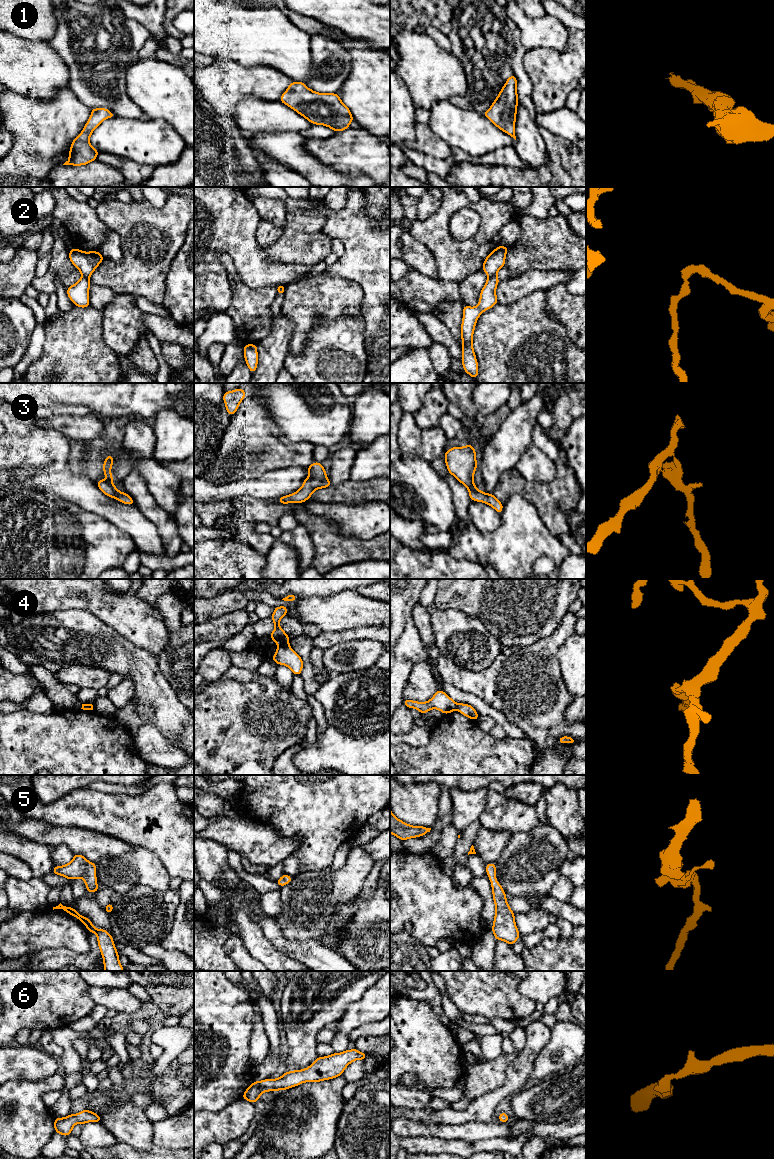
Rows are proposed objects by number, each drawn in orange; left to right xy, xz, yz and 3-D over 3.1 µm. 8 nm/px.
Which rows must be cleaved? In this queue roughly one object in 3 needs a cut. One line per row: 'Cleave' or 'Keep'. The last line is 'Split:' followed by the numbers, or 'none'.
1: Keep
2: Cleave
3: Keep
4: Cleave
5: Keep
6: Keep
Split: 2, 4

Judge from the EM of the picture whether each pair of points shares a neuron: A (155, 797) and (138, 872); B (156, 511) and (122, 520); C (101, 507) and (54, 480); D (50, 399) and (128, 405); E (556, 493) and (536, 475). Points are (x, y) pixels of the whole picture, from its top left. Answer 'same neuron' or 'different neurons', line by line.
A: different neurons
B: different neurons
C: same neuron
D: same neuron
E: different neurons

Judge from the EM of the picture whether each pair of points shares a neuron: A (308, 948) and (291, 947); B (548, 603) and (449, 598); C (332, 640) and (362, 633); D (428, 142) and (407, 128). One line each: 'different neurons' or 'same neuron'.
A: same neuron
B: same neuron
C: same neuron
D: different neurons

